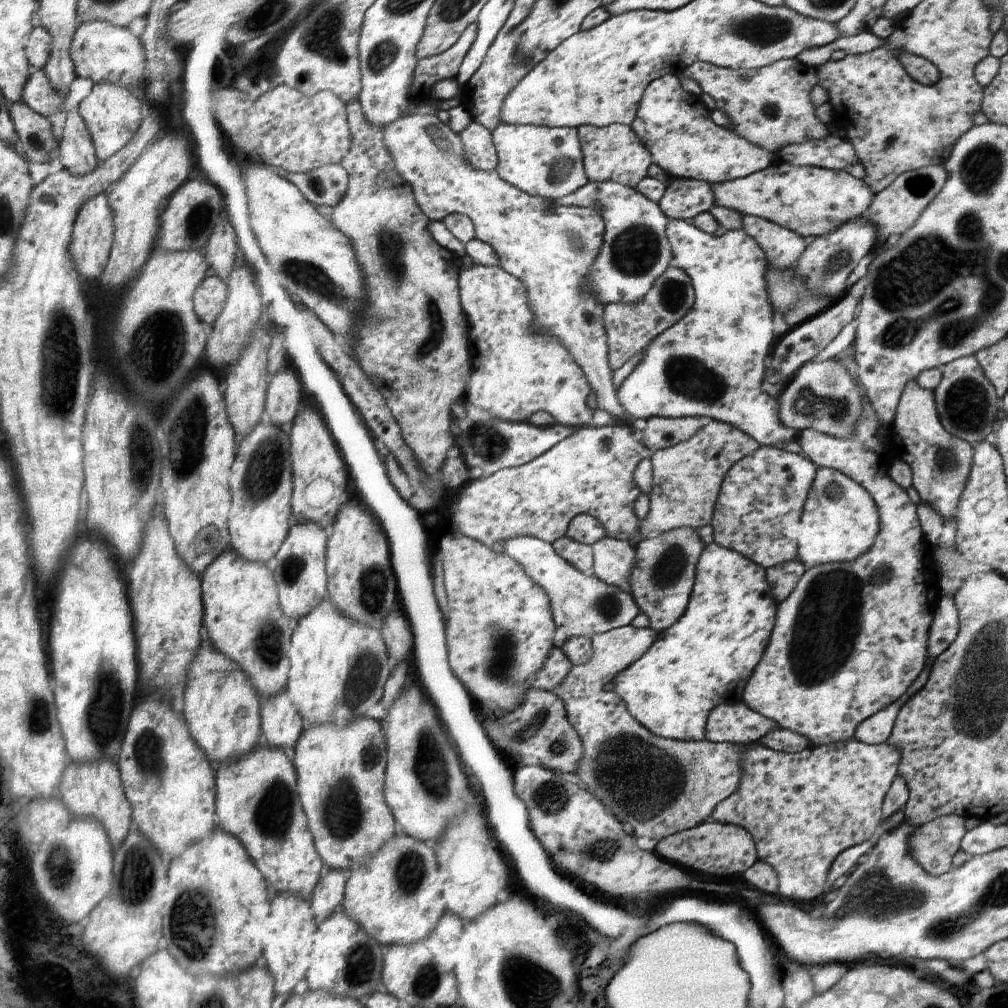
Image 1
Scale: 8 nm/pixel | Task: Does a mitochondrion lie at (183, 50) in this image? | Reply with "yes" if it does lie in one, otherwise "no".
no

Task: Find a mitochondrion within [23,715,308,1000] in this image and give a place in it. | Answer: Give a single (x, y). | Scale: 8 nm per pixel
(189, 928)

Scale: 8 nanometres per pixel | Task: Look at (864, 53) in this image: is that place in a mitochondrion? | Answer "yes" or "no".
no

